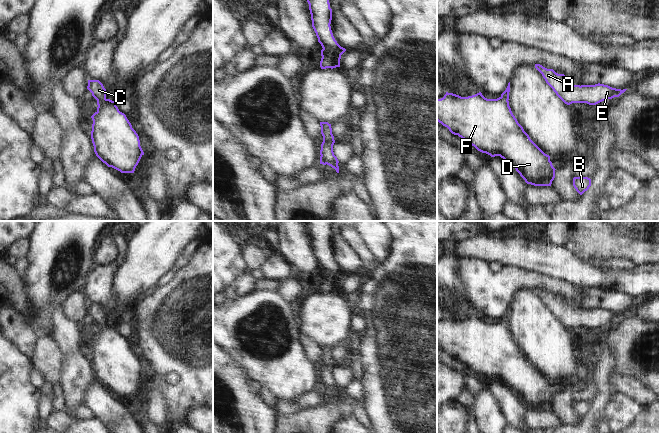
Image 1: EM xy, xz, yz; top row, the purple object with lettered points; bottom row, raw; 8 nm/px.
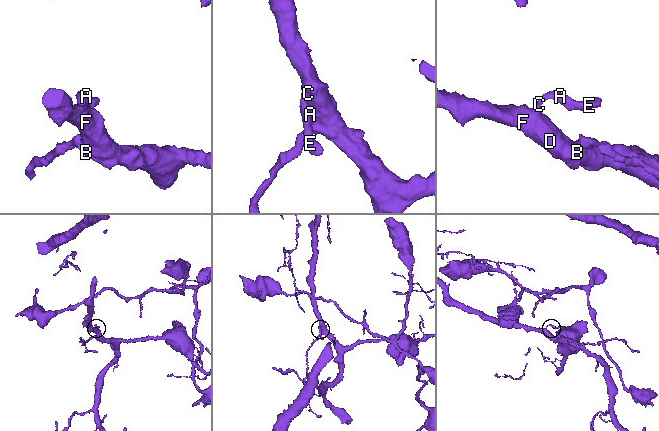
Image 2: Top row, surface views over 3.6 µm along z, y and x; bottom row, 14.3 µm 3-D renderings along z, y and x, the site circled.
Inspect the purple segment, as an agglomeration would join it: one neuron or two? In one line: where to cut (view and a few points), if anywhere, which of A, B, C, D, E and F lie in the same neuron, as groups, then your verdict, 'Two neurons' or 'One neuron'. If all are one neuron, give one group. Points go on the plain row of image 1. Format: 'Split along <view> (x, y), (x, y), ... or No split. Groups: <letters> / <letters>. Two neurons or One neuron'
No split. Groups: A B C D E F. One neuron

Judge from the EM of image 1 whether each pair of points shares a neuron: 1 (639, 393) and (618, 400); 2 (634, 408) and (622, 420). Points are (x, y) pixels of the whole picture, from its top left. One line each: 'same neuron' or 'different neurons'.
1: different neurons
2: same neuron

